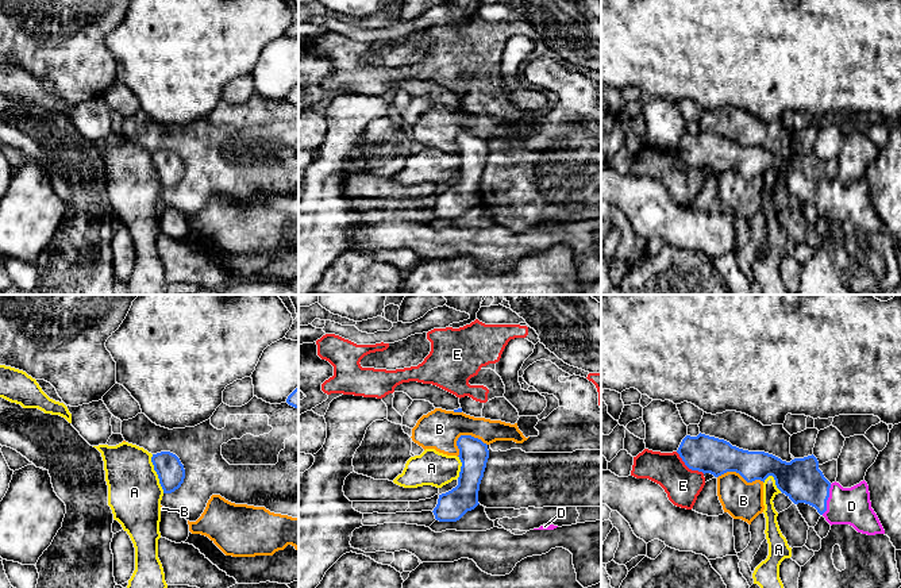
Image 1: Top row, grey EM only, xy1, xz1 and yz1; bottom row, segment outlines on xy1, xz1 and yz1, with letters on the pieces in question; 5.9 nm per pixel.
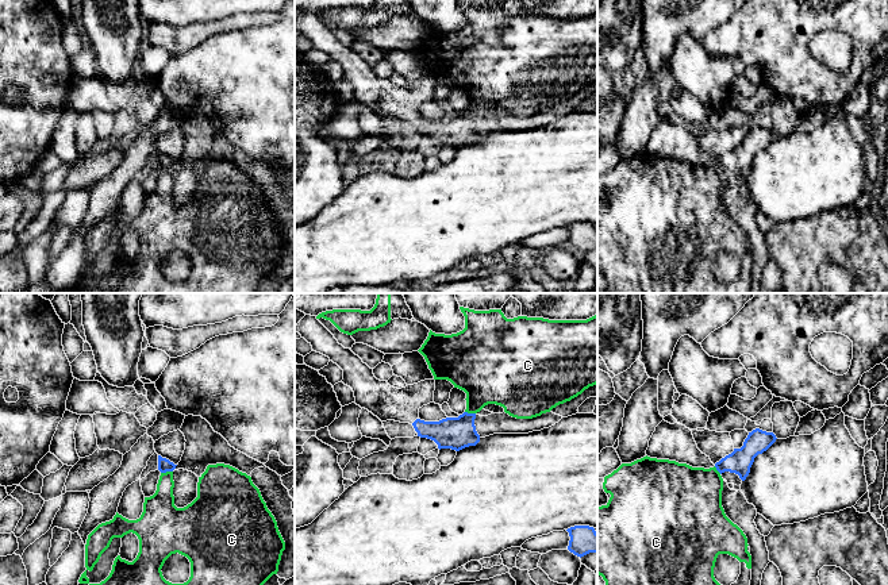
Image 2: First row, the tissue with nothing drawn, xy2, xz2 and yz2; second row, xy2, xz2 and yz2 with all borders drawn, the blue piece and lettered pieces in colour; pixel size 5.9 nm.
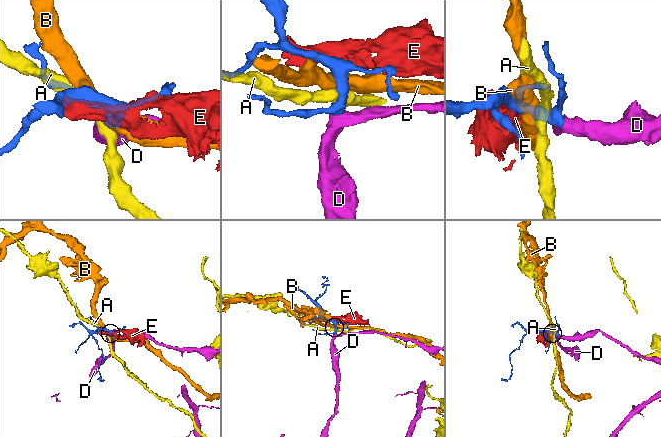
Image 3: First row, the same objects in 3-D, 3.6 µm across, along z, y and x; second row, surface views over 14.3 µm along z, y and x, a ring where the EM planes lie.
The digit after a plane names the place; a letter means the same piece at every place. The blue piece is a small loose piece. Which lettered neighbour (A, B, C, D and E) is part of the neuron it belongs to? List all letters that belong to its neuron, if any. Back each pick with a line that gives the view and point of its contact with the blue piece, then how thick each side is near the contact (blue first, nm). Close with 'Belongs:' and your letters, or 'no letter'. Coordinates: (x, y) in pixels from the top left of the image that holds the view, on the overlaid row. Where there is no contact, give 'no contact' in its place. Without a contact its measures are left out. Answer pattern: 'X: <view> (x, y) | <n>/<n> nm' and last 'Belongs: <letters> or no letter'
D: yz1 (827, 499) | 240/220 nm
Belongs: D

